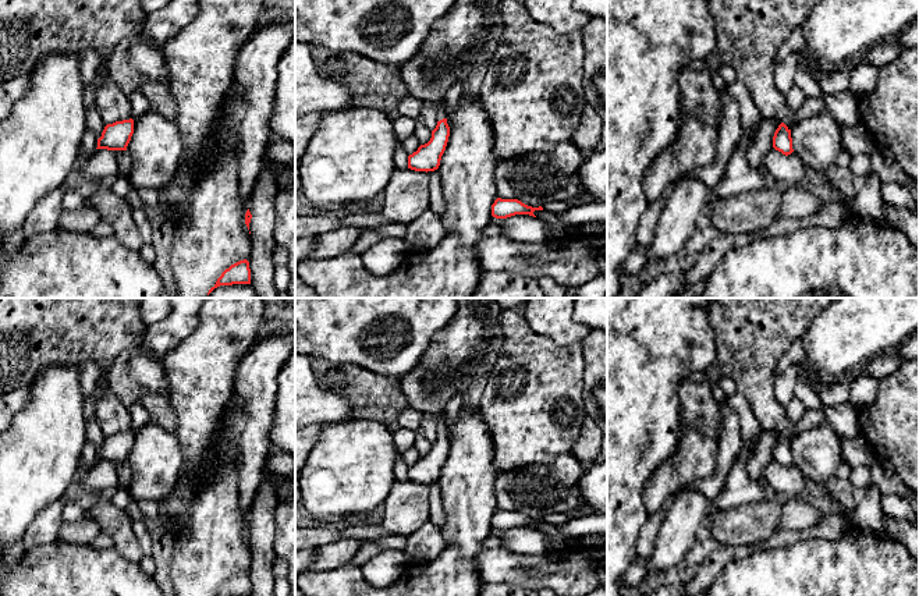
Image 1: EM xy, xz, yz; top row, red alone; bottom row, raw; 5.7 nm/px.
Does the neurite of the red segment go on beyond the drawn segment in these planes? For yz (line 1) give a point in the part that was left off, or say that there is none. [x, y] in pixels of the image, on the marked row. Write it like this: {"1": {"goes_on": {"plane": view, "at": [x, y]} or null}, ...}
{"1": {"goes_on": null}}

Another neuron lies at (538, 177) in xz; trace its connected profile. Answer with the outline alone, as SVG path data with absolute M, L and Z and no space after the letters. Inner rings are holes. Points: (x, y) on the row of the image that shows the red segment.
M571 141L551 152L532 152L496 166L496 191L501 199L518 199L539 207L549 201L567 201L582 192L579 167L586 153Z

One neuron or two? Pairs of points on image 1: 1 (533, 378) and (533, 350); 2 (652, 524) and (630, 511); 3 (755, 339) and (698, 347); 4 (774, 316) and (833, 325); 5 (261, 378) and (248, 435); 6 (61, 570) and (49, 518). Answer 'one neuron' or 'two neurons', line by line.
1: one neuron
2: two neurons
3: two neurons
4: two neurons
5: one neuron
6: two neurons

